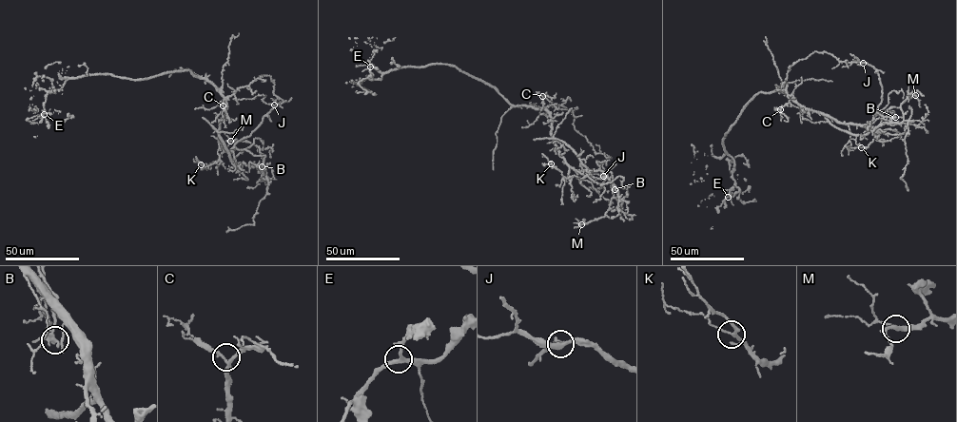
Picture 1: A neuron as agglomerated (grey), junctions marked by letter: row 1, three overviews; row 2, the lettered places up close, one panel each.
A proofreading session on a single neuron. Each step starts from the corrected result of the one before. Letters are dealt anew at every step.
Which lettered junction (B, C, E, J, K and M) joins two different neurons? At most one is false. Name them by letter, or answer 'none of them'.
B

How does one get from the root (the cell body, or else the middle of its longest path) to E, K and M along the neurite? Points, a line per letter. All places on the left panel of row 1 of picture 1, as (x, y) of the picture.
E: (205, 79), (187, 69), (135, 80), (109, 74), (86, 74), (68, 79), (60, 89), (48, 92), (44, 114)
K: (205, 79), (214, 85), (226, 105), (218, 134), (224, 151), (209, 165), (201, 164)
M: (205, 79), (225, 103), (218, 134), (222, 146), (233, 151), (236, 163), (263, 173), (259, 147), (230, 141)

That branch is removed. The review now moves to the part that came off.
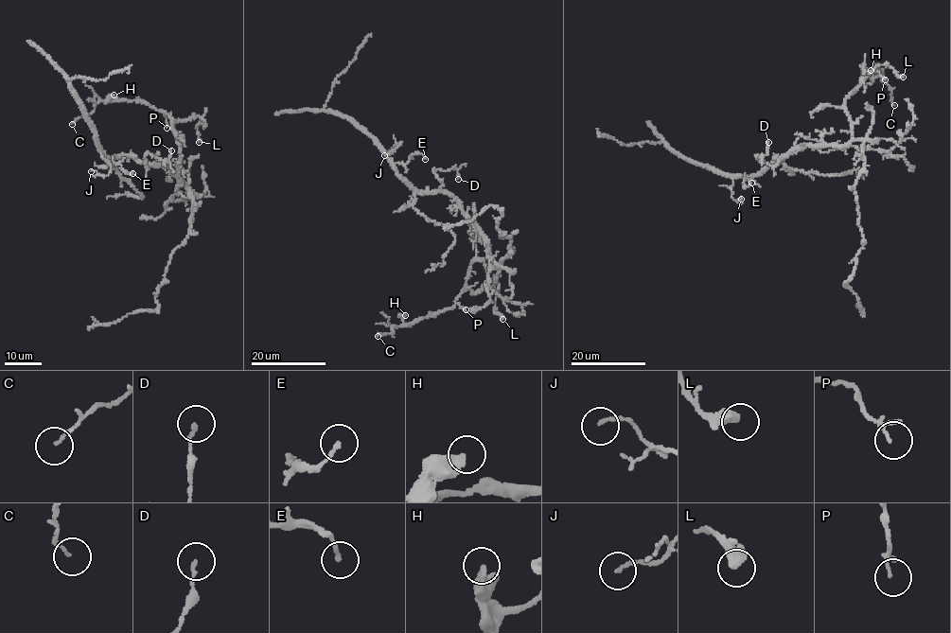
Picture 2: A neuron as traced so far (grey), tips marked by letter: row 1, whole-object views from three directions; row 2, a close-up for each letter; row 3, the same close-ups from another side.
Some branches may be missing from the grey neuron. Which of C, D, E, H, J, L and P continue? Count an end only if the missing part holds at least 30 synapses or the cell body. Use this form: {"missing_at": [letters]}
{"missing_at": []}

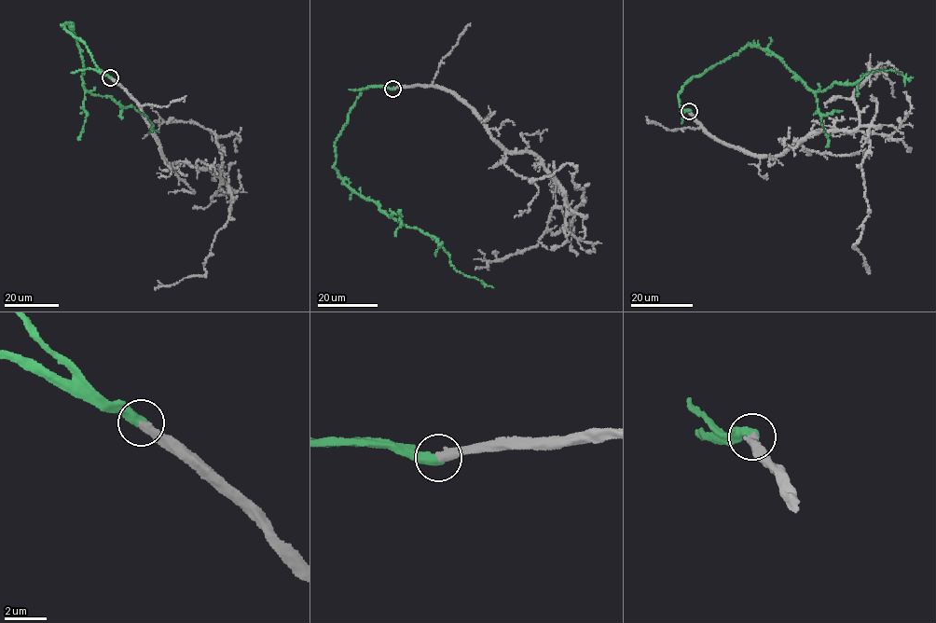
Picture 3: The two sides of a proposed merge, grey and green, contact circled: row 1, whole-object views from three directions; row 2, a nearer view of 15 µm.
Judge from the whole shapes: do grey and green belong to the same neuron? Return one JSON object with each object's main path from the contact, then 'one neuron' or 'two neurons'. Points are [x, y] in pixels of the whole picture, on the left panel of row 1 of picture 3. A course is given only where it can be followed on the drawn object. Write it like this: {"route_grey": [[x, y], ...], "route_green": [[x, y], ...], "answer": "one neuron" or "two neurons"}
{"route_grey": [[110, 77], [131, 95], [165, 161], [212, 170], [230, 193], [228, 219], [216, 232], [206, 274], [155, 289]], "route_green": [[110, 77], [85, 43], [61, 26], [67, 23], [79, 49], [85, 89], [131, 105], [159, 131]], "answer": "one neuron"}

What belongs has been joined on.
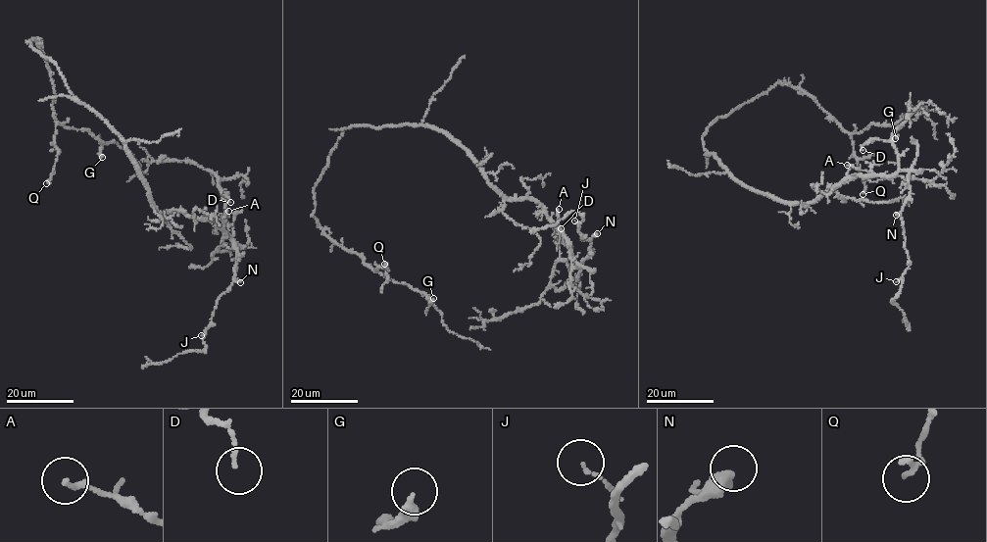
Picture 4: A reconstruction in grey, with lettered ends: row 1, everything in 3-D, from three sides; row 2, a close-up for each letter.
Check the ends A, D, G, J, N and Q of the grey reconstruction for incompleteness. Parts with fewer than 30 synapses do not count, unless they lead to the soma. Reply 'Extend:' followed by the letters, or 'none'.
Extend: none

